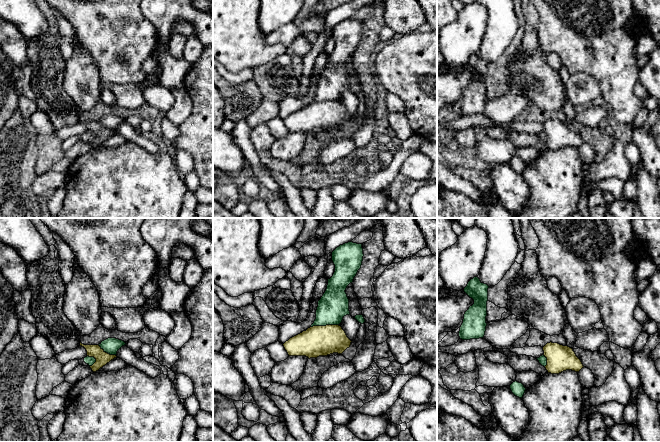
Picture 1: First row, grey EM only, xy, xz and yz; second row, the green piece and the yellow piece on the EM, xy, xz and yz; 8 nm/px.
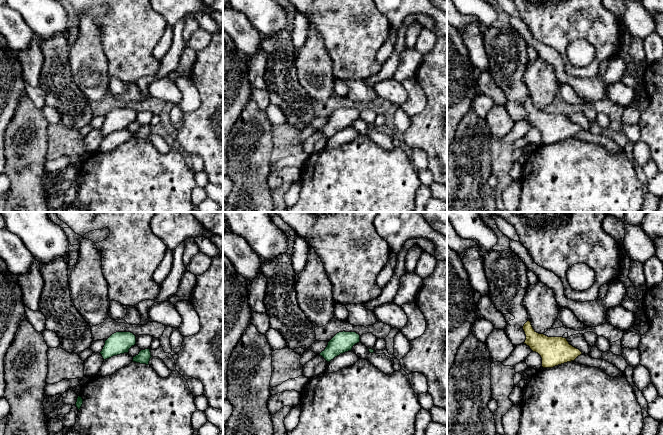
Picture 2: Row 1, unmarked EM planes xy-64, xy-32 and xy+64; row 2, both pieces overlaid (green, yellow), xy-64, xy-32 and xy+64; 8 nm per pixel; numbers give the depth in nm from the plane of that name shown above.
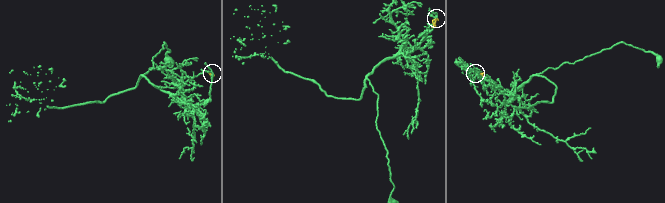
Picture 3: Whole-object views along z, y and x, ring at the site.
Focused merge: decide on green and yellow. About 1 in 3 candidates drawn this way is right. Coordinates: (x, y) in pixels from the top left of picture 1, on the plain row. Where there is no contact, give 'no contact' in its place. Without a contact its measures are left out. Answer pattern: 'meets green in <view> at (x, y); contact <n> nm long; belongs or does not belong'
meets green in xz at (324, 101); contact 220 nm long; does not belong

